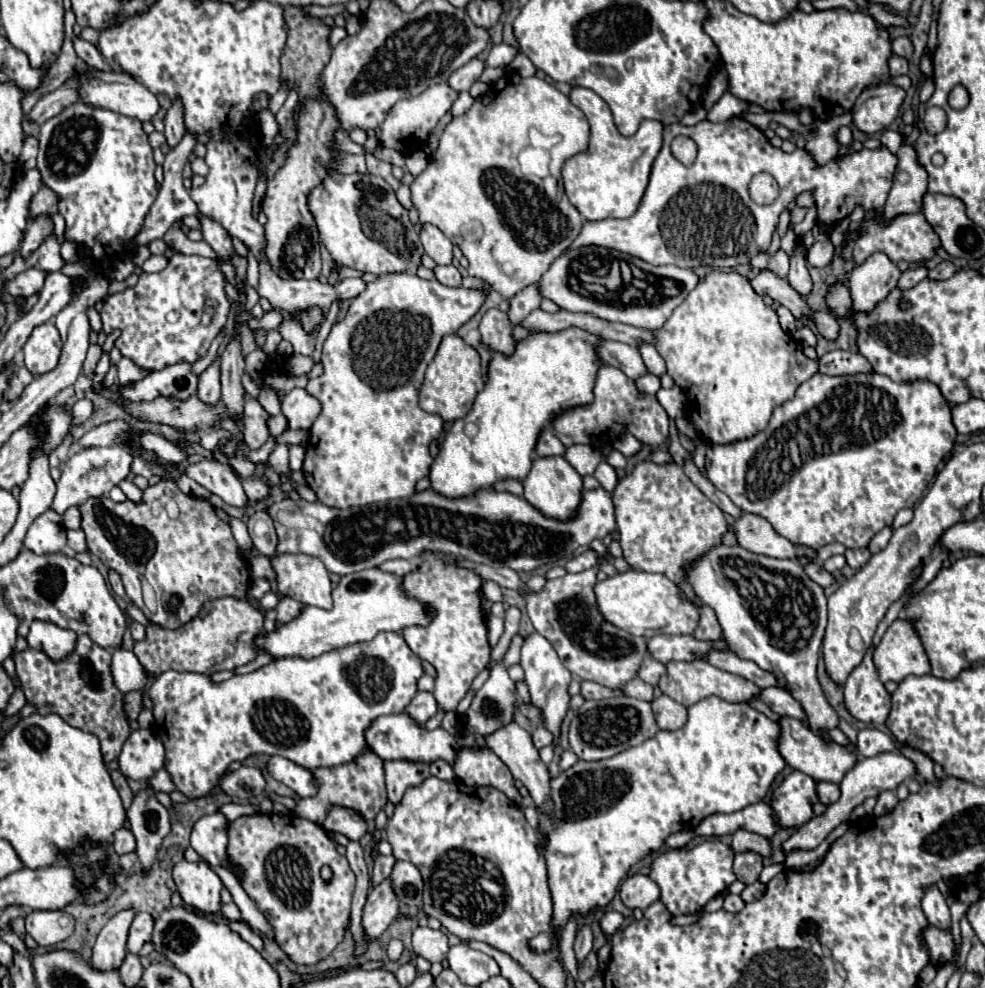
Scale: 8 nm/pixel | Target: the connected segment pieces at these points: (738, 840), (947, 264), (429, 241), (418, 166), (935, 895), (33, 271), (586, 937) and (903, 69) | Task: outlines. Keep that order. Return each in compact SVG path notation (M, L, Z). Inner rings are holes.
M737 830L737 832L733 832L731 848L733 848L735 852L751 850L751 852L761 854L763 858L771 856L771 846L769 846L769 842L767 842L763 836L753 834L753 832L747 832L747 830Z
M943 261L928 273L931 280L946 280L956 272L955 265L950 261Z
M425 224L421 230L421 244L425 248L425 254L435 260L435 264L451 264L453 260L453 244L449 238L443 236L443 232L431 224Z
M415 150L413 154L407 156L407 170L413 174L413 176L419 176L429 164L429 156L427 156L427 150Z
M931 884L925 890L925 896L921 900L923 912L929 920L929 924L939 926L939 928L949 928L951 926L951 914L949 914L949 906L941 894L941 890L937 888L937 884Z
M29 268L21 274L17 274L7 286L5 290L13 296L23 296L23 298L29 298L37 292L41 292L43 284L45 284L45 278L47 278L49 272L45 270L39 270L39 268Z
M583 924L583 928L579 928L579 932L575 936L575 956L579 962L589 954L591 946L593 946L591 928L589 928L589 924Z
M891 56L889 58L889 72L891 72L891 76L907 74L907 60L901 56Z

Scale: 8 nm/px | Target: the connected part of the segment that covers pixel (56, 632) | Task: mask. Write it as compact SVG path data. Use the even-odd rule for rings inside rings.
M33 620L31 630L27 634L27 642L35 650L43 650L53 660L61 660L75 648L77 634L73 630L59 628L57 624Z

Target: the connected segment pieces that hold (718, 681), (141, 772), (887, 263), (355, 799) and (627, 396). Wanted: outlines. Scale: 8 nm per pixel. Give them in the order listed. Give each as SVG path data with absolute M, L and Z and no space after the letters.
M693 660L693 662L669 662L667 664L667 672L665 676L661 676L659 680L659 688L663 694L671 696L673 700L681 702L683 706L693 706L703 698L709 696L719 696L723 700L729 702L749 702L749 700L757 700L757 684L741 678L741 676L733 676L731 672L713 668L713 664L709 664L707 660Z
M135 730L127 738L121 756L119 770L133 780L149 780L163 768L163 744L149 730Z
M881 252L871 254L861 266L853 268L849 280L853 312L873 310L897 286L899 276L899 268Z
M365 752L359 758L351 760L349 764L341 764L337 768L317 768L313 770L313 774L319 780L319 792L313 798L297 800L293 810L295 816L301 816L315 824L323 824L331 806L343 806L343 808L357 810L365 820L373 820L377 812L387 804L385 768L383 768L383 760L375 752Z
M603 364L595 382L595 402L563 412L553 420L553 430L567 448L575 444L597 448L597 444L613 442L621 434L633 434L643 444L661 446L669 438L669 416L655 396L639 392L635 380L627 378L619 368Z

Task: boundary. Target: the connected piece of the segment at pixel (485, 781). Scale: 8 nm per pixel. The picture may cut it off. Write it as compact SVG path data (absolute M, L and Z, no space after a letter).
M459 750L459 758L453 766L459 780L463 780L469 786L491 786L501 792L505 792L515 804L521 802L521 796L517 788L513 786L513 776L509 768L499 760L497 754L491 750L471 752L471 750Z

